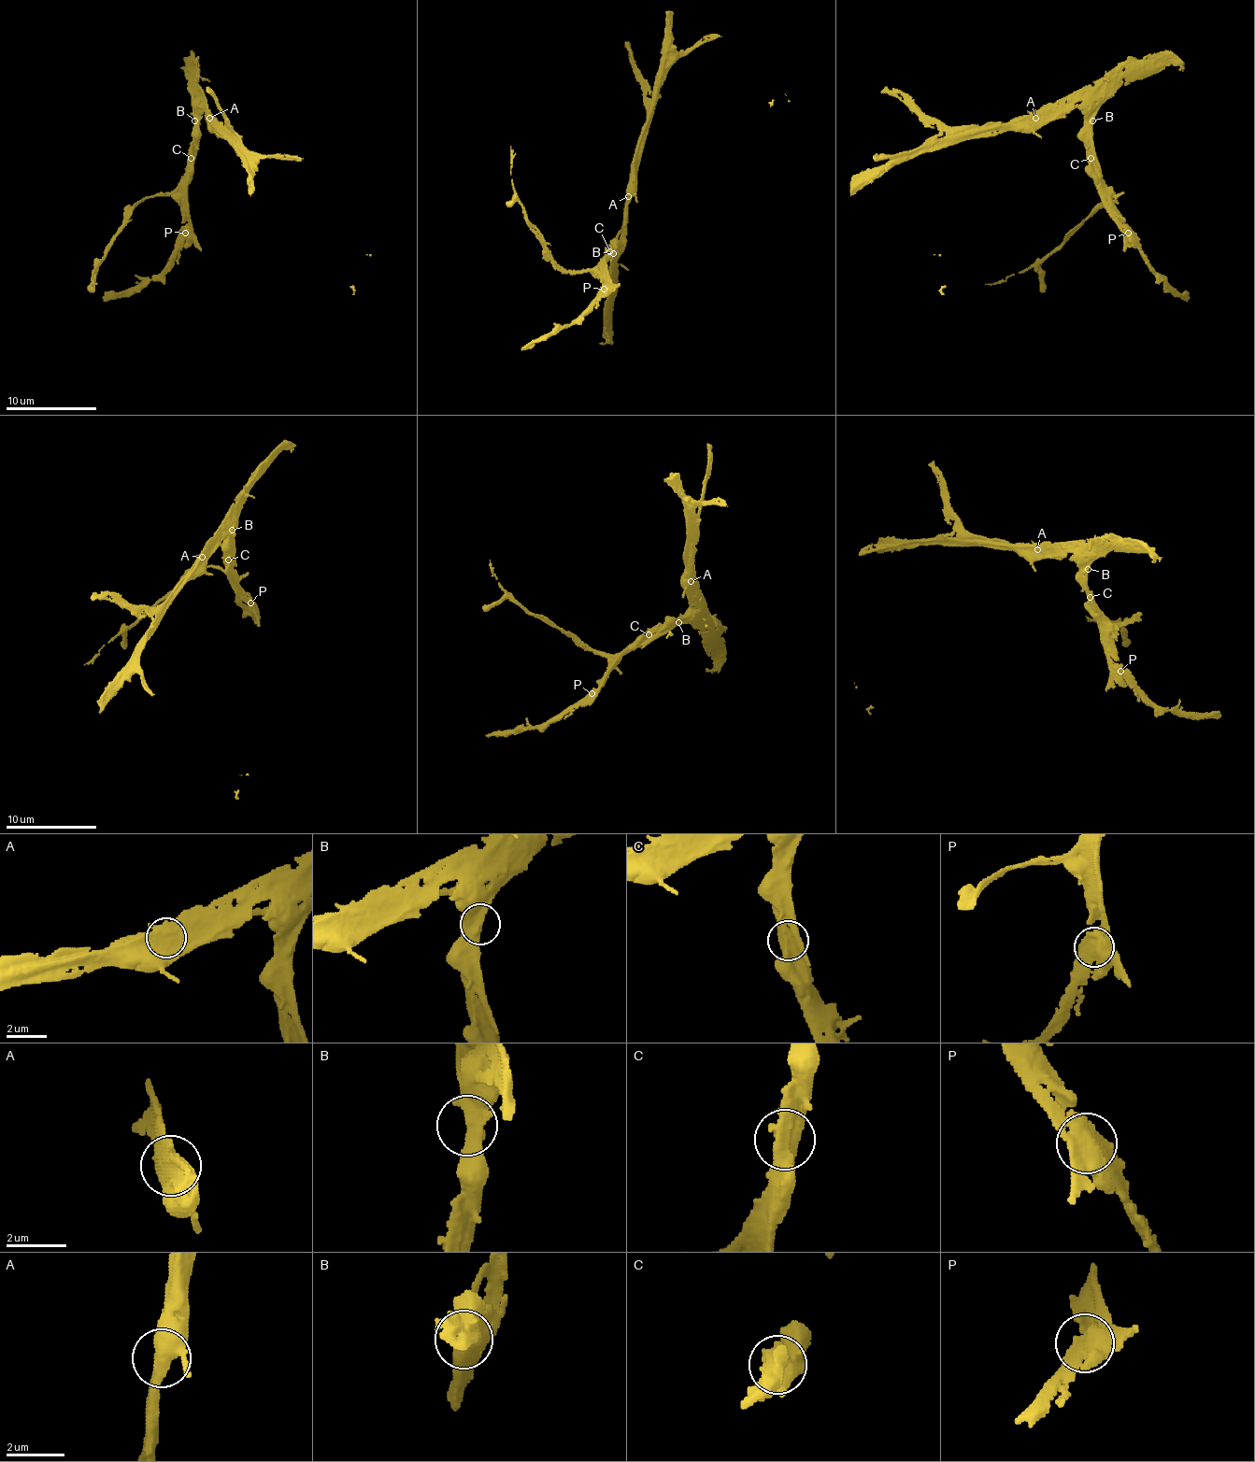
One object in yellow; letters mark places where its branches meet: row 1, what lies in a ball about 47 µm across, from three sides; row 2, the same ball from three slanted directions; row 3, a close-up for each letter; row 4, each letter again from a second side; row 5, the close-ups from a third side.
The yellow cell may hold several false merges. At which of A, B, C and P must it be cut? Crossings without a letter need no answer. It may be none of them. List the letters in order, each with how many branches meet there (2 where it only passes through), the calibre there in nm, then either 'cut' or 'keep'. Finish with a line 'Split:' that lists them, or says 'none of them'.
A: 2 branches meet; 600 nm thick; keep
B: 2 branches meet; 550 nm thick; keep
C: 2 branches meet; 600 nm thick; keep
P: 2 branches meet; 650 nm thick; keep
Split: none of them

